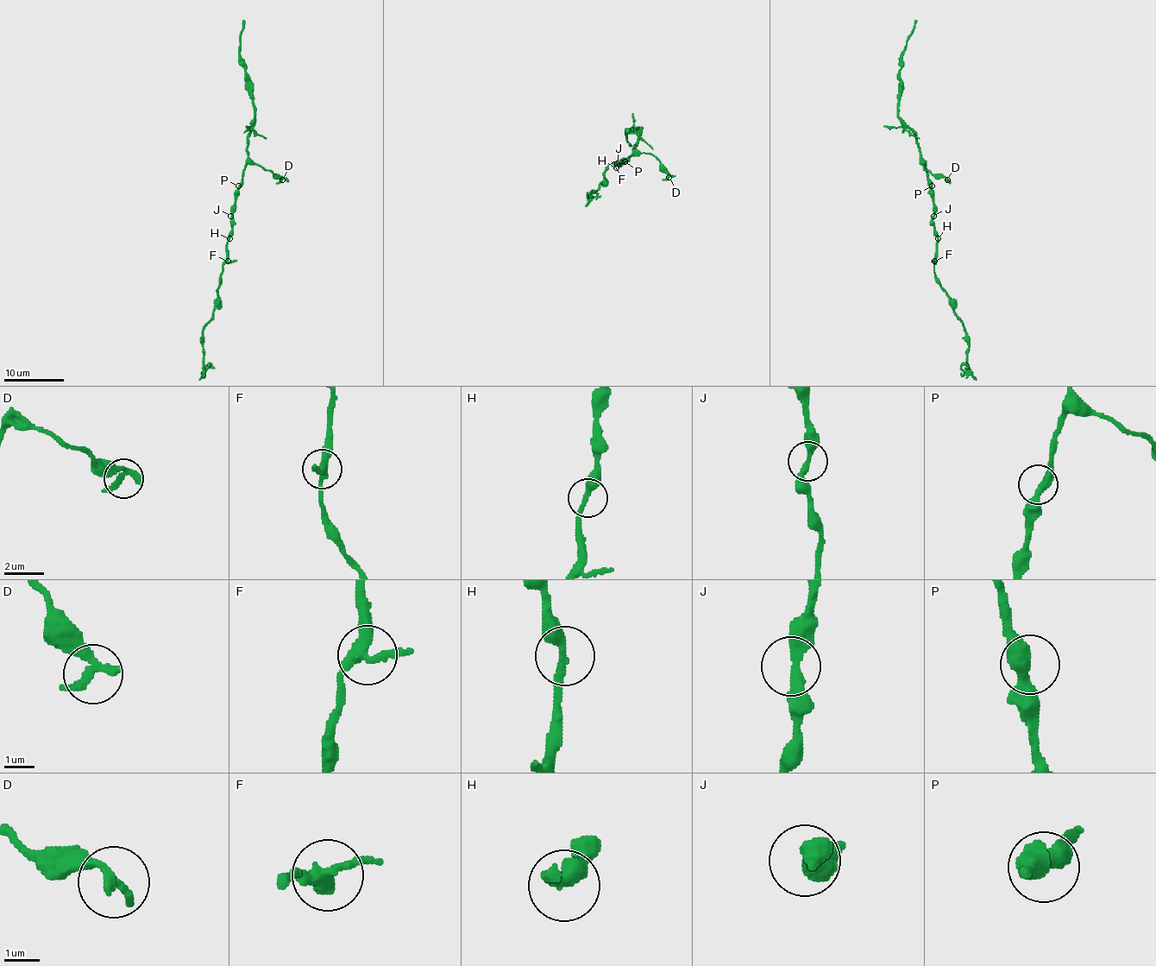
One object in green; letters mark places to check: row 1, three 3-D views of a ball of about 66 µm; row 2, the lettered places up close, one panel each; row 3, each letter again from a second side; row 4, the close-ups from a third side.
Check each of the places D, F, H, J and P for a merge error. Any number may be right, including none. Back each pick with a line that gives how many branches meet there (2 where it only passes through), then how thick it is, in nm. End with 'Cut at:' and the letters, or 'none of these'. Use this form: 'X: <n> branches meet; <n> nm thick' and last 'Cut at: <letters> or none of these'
Cut at: none of these

